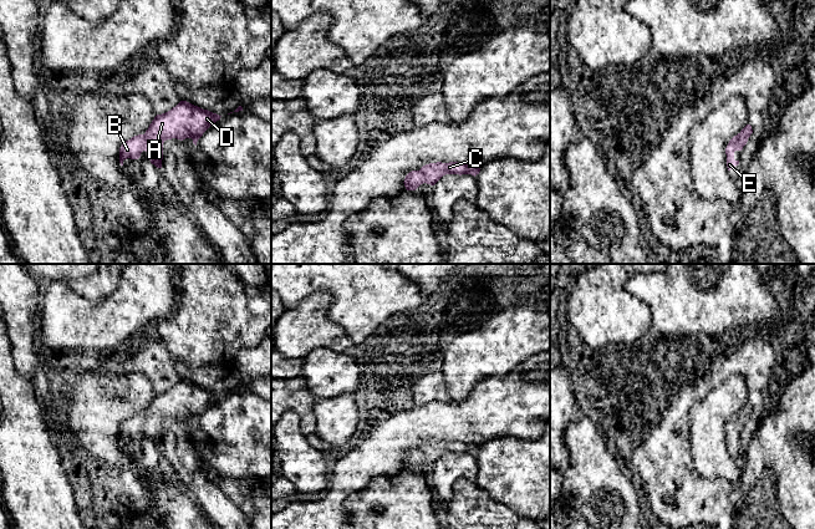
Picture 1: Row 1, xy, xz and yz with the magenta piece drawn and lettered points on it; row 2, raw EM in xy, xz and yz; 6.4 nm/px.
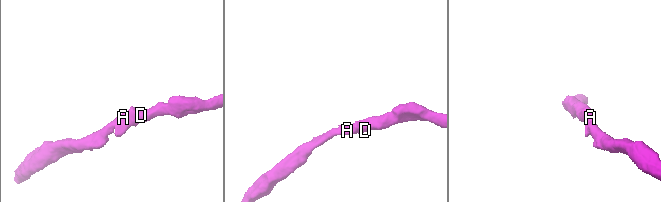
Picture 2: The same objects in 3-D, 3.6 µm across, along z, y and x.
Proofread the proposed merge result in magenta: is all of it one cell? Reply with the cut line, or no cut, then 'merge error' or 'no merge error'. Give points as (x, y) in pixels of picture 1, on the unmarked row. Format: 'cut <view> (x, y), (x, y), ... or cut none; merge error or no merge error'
cut none; no merge error

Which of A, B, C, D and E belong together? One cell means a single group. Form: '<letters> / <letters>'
A B C D E

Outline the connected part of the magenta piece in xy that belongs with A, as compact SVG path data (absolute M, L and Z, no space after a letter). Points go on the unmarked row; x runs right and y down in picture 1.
M180 380L170 390L157 393L144 413L134 414L121 424L119 442L123 444L127 437L138 438L146 429L151 442L162 447L163 422L167 418L192 417L197 424L203 412L220 396L187 380Z

